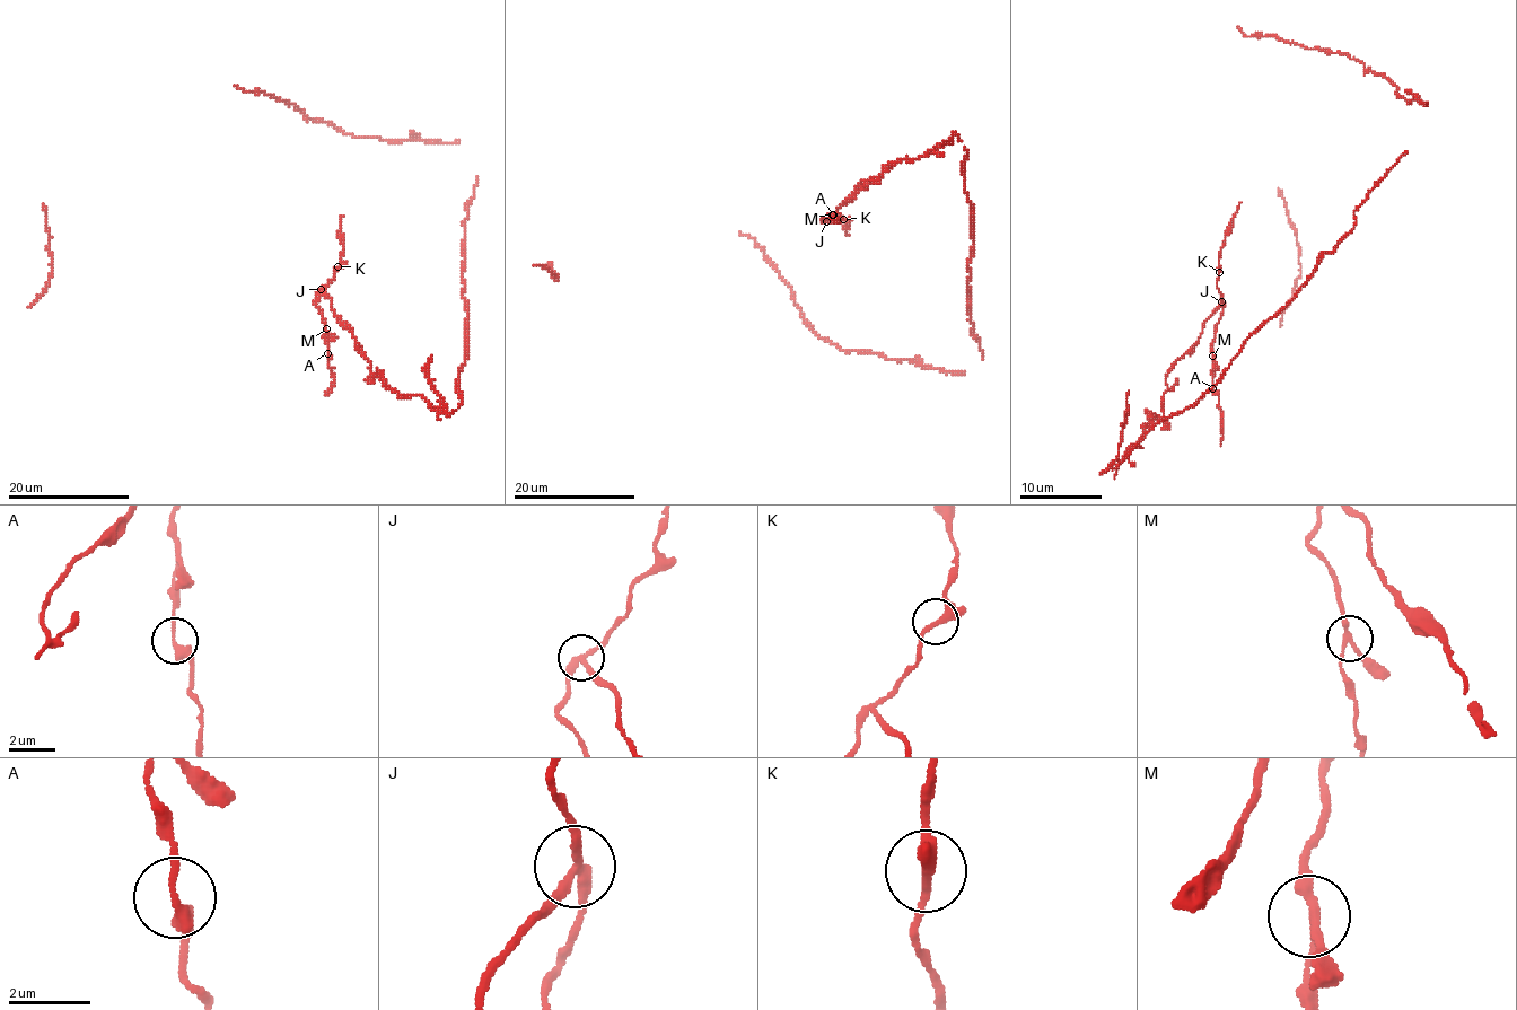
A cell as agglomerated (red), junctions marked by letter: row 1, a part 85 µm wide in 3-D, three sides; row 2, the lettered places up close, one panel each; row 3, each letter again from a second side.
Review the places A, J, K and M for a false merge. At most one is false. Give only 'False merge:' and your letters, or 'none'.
False merge: J

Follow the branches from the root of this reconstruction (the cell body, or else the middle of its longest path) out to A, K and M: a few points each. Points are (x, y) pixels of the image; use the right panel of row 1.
A: (1406, 151), (1225, 374), (1106, 471), (1164, 415), (1167, 370), (1220, 305), (1212, 388)
K: (1406, 151), (1225, 374), (1106, 471), (1164, 415), (1167, 370), (1220, 305), (1219, 272)
M: (1406, 151), (1225, 374), (1106, 471), (1164, 415), (1167, 370), (1220, 305), (1212, 356)

